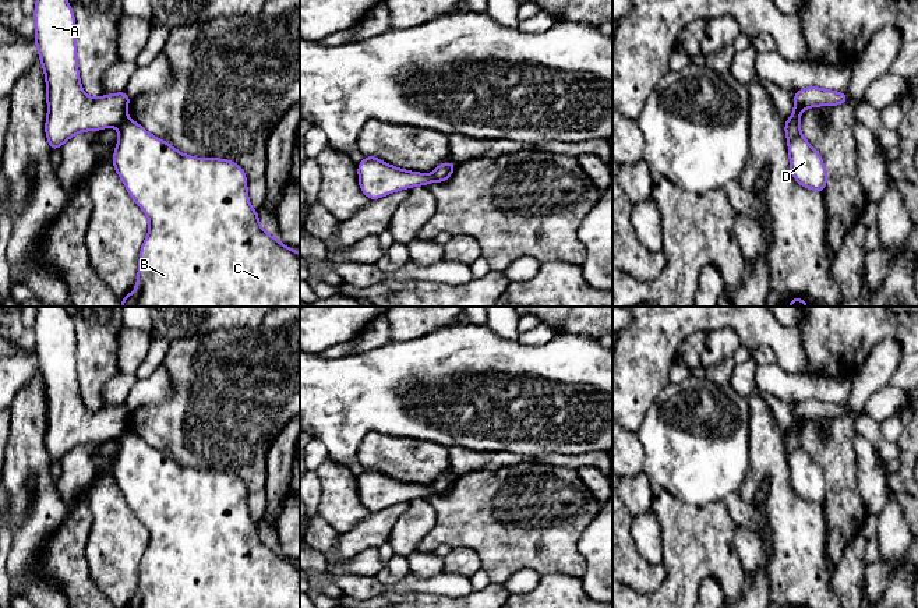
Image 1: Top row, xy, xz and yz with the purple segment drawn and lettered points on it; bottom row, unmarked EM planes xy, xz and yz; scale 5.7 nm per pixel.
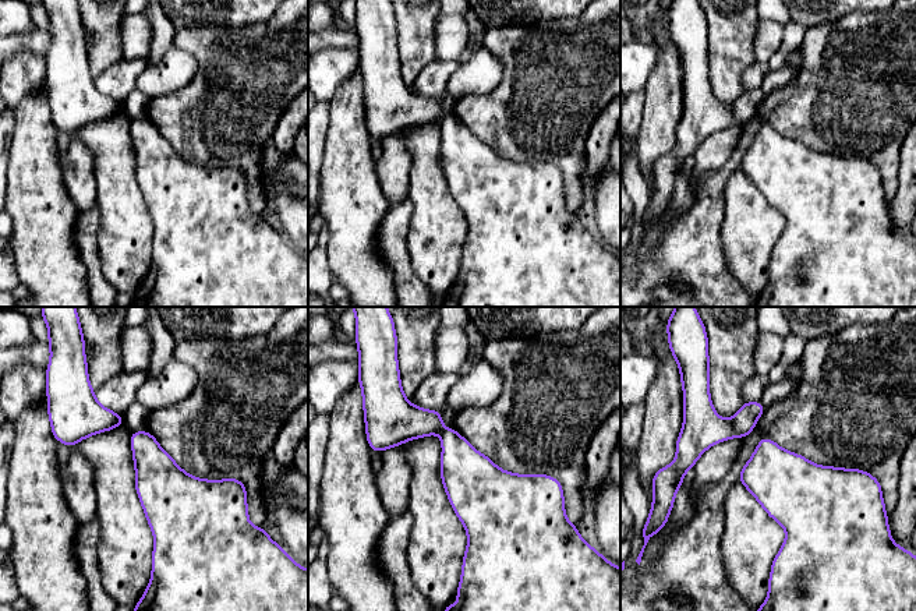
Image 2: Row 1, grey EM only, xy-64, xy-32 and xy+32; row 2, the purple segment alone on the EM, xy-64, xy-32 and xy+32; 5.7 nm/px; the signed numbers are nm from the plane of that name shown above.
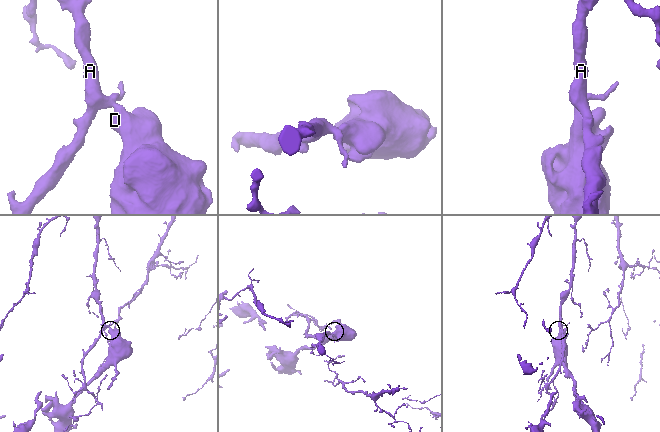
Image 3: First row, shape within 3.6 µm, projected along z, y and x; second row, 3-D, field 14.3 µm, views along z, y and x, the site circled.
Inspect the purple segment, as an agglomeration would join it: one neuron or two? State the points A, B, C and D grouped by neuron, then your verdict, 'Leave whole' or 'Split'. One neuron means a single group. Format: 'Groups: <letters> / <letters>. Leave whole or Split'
Groups: A / B C D. Split

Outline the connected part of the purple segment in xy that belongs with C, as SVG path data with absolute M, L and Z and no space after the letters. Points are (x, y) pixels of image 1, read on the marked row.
M127 117L119 126L113 167L149 219L140 250L137 291L128 290L121 307L300 307L300 252L261 227L258 211L248 201L241 166L220 158L184 155Z

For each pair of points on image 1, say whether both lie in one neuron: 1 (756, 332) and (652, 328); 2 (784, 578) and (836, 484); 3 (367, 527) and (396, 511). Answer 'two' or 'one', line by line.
1: one
2: two
3: one

